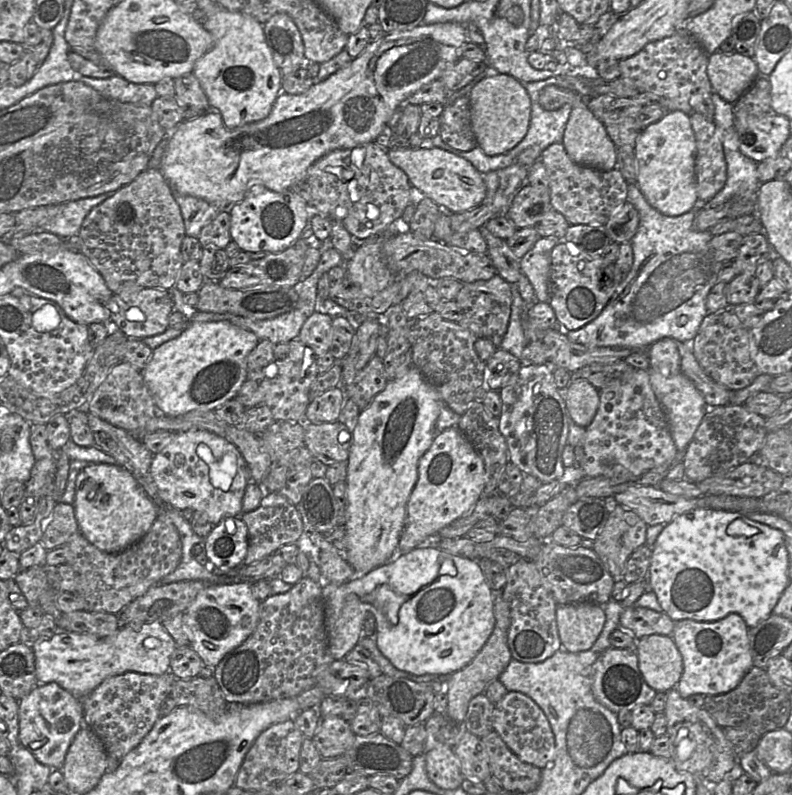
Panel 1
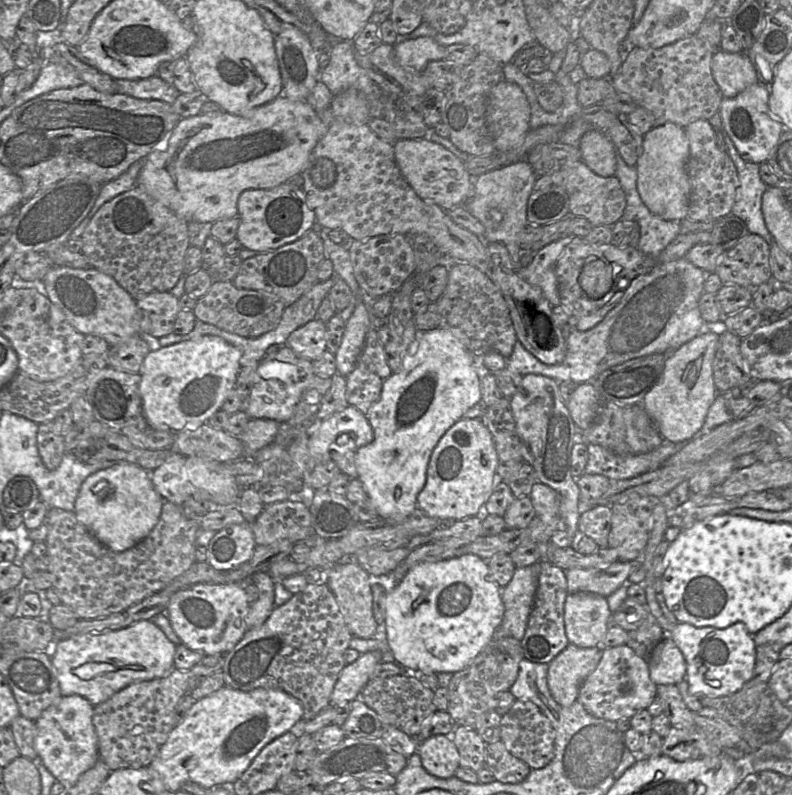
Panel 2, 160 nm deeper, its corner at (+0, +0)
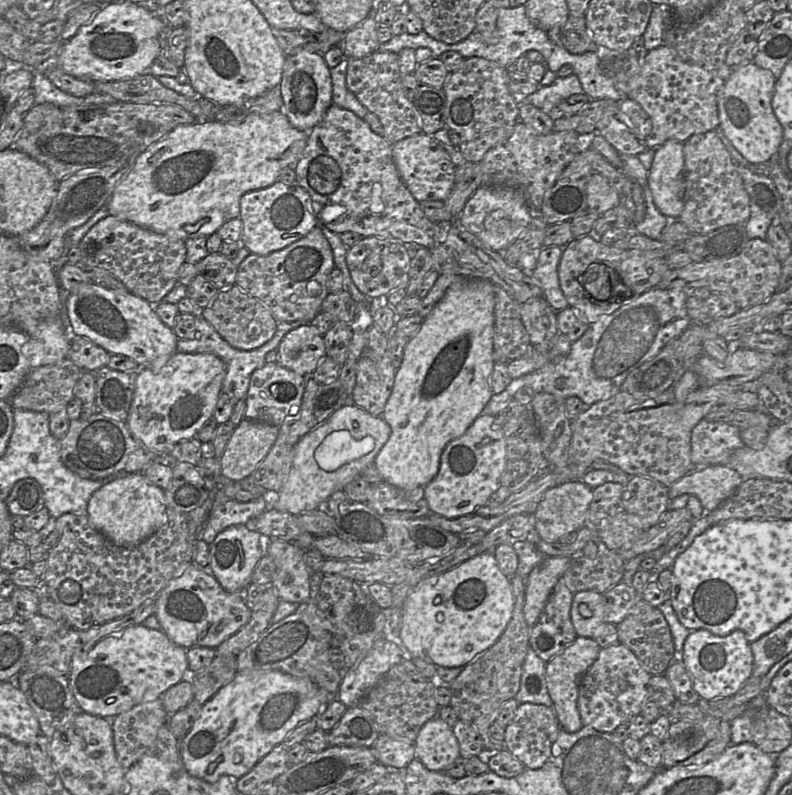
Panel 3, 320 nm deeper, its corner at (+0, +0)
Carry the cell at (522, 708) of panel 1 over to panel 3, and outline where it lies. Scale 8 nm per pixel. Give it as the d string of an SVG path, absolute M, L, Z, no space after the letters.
M522 703L519 704L512 721L505 727L503 741L506 749L527 769L539 769L550 758L560 729L555 709L542 704Z

